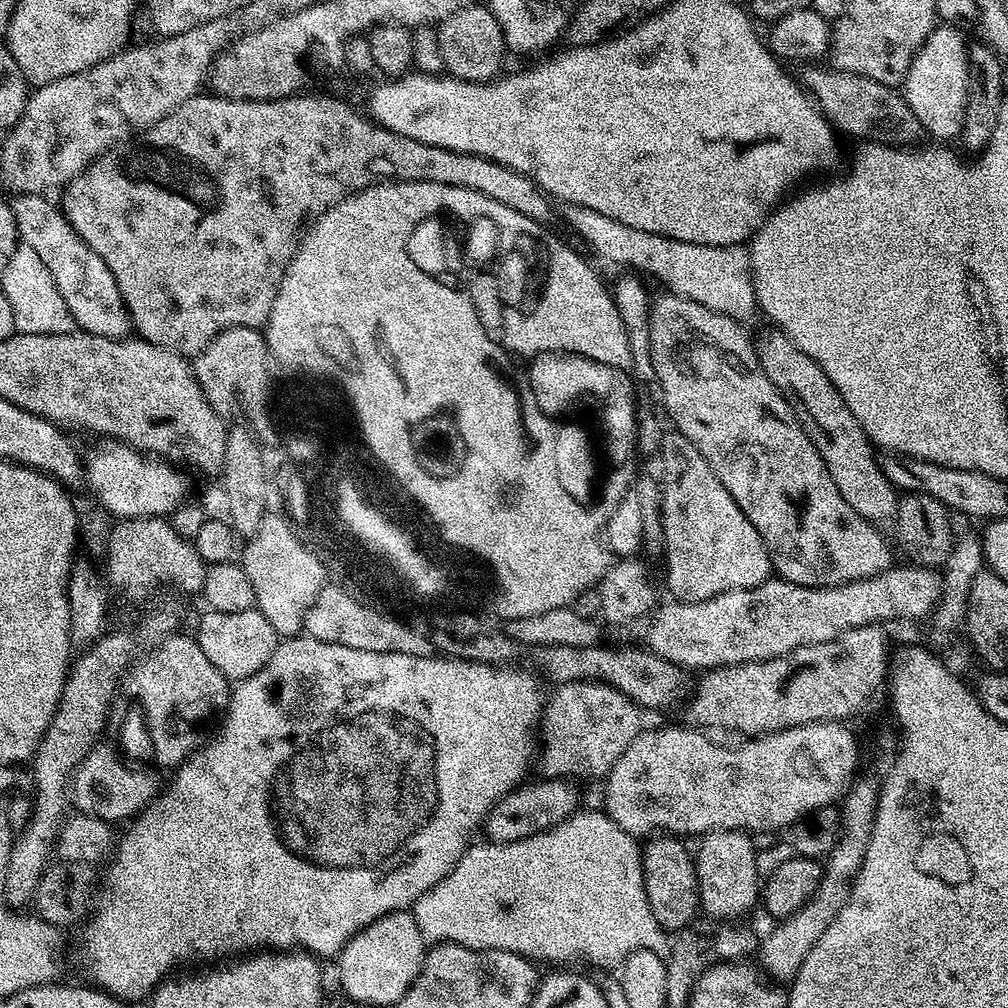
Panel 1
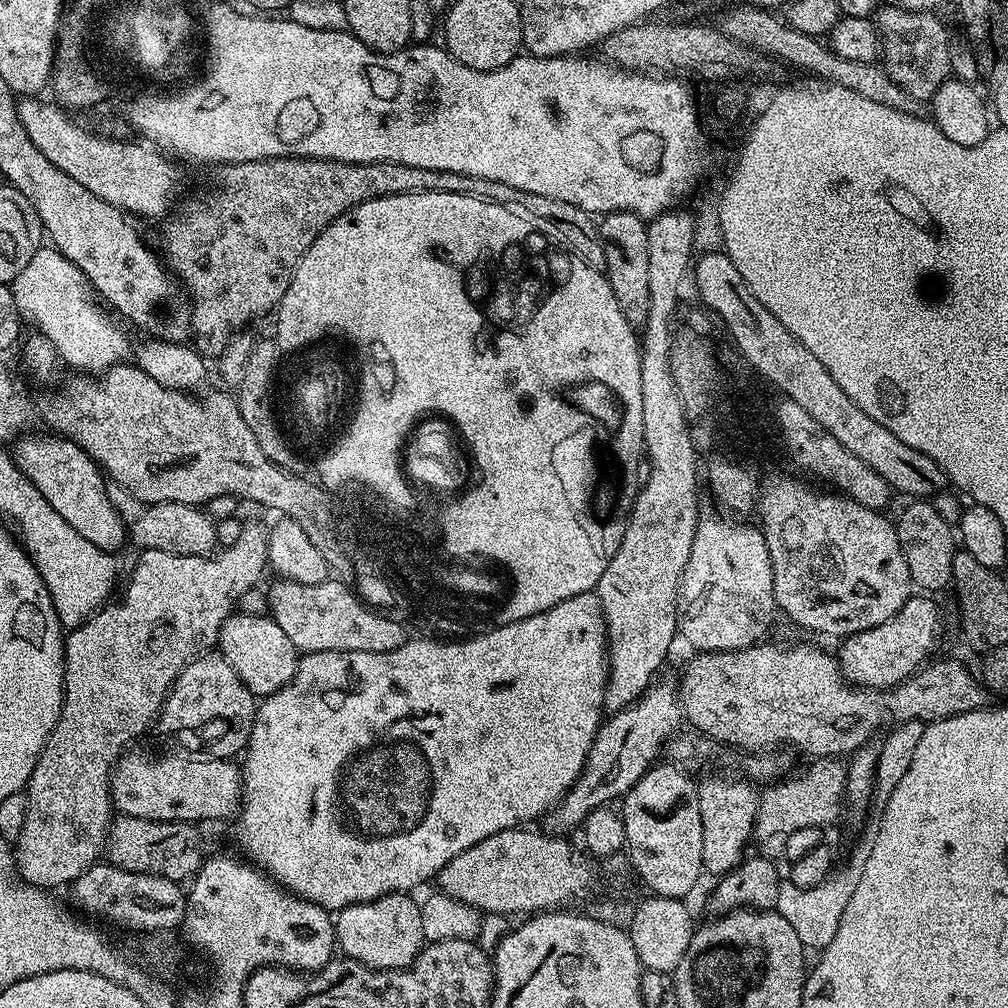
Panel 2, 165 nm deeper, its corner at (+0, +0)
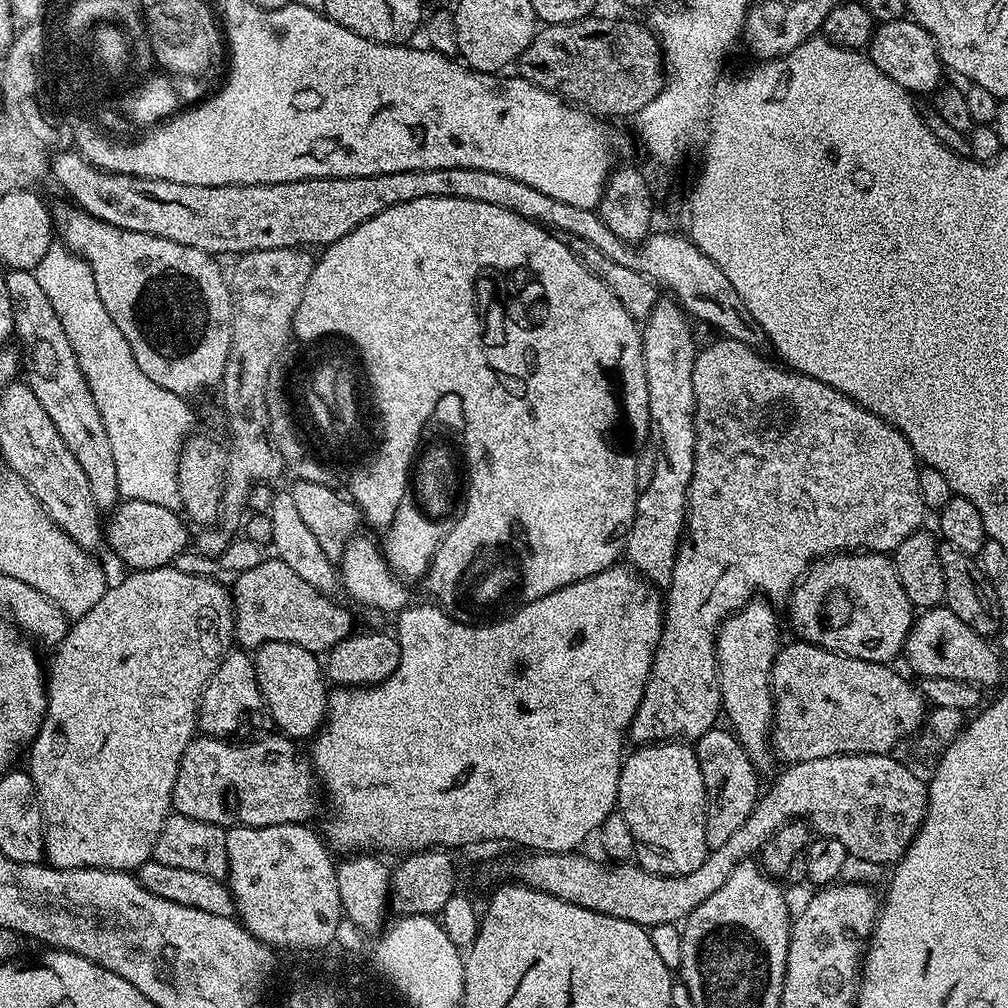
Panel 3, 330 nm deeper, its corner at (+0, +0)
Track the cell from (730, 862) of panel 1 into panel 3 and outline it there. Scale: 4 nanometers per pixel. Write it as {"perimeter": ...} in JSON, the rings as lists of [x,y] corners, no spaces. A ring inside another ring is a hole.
{"perimeter":[[[727,727],[711,728],[695,741],[696,757],[702,770],[702,782],[708,799],[706,810],[706,846],[709,850],[726,846],[735,832],[750,818],[756,801],[762,792],[762,784],[756,781],[753,757],[740,745],[740,740]]]}

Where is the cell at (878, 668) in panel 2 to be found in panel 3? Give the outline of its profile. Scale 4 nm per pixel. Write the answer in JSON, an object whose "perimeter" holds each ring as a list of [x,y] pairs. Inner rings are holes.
{"perimeter":[[[937,606],[921,611],[913,619],[902,656],[903,659],[908,659],[909,666],[920,678],[954,678],[987,690],[1000,680],[1000,660],[988,644],[991,643],[970,630],[970,626],[966,626],[958,614],[954,614],[947,606]]]}

